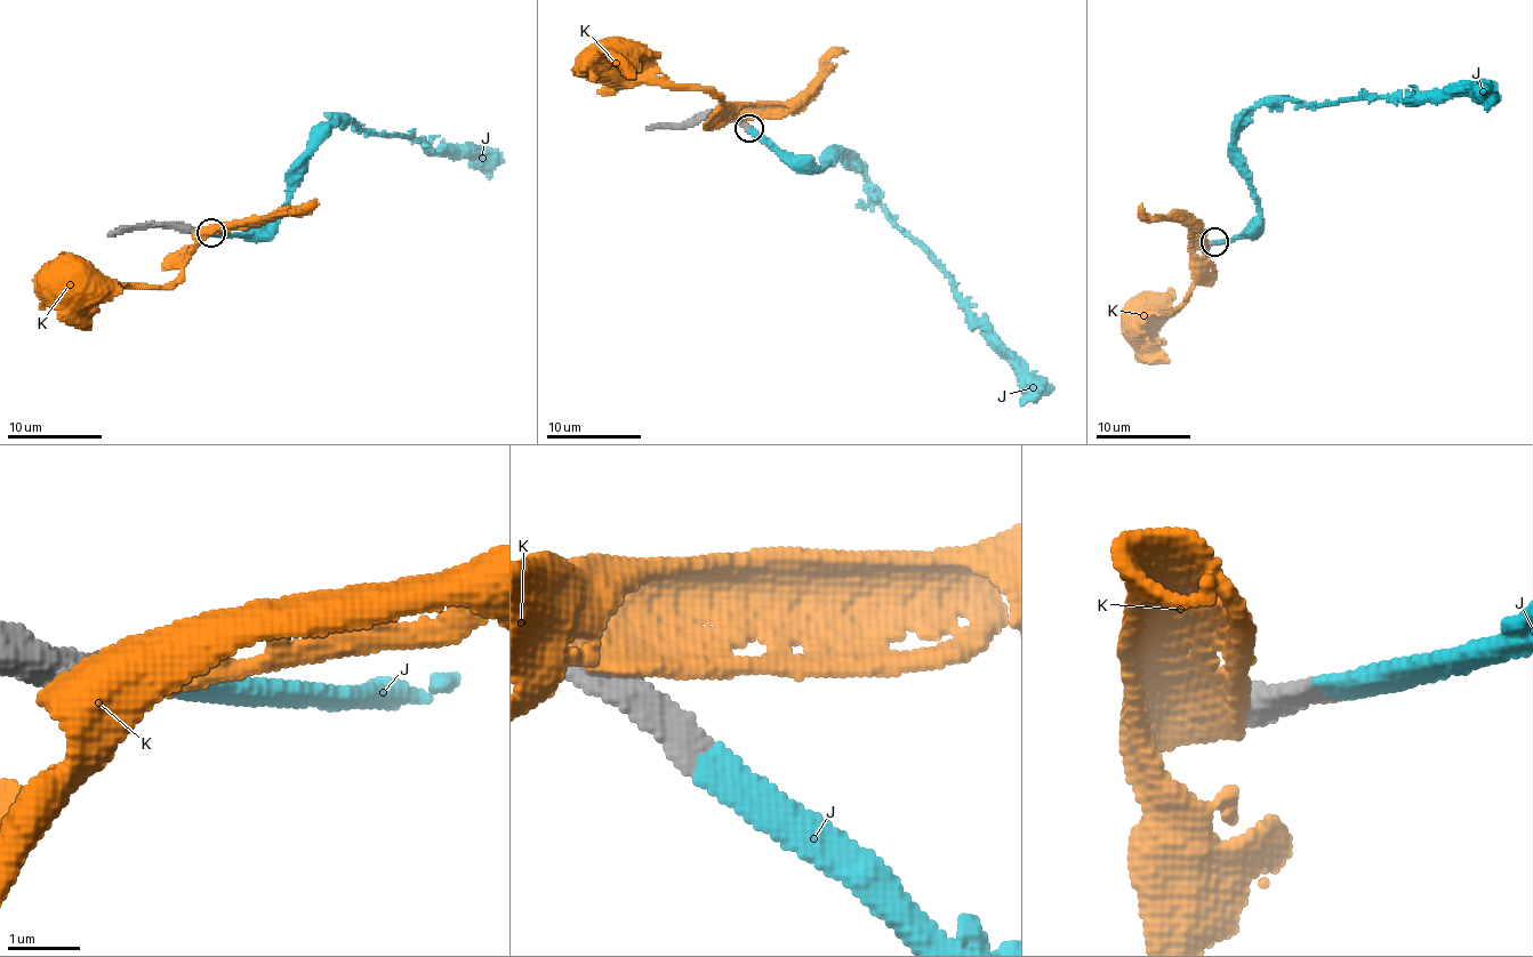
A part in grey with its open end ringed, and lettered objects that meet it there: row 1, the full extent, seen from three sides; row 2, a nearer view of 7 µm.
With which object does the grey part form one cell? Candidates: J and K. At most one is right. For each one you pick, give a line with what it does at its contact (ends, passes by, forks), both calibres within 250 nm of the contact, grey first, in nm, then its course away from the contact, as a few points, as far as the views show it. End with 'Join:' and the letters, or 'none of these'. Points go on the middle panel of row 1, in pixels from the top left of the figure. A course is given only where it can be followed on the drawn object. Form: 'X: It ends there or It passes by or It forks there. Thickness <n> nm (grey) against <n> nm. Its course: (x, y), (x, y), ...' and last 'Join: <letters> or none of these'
J: It ends there. Thickness 380 nm (grey) against 320 nm. Its course: (749, 129), (812, 169), (847, 155), (885, 214), (947, 274), (965, 314), (1016, 363), (1027, 394), (1020, 404)
Join: J

